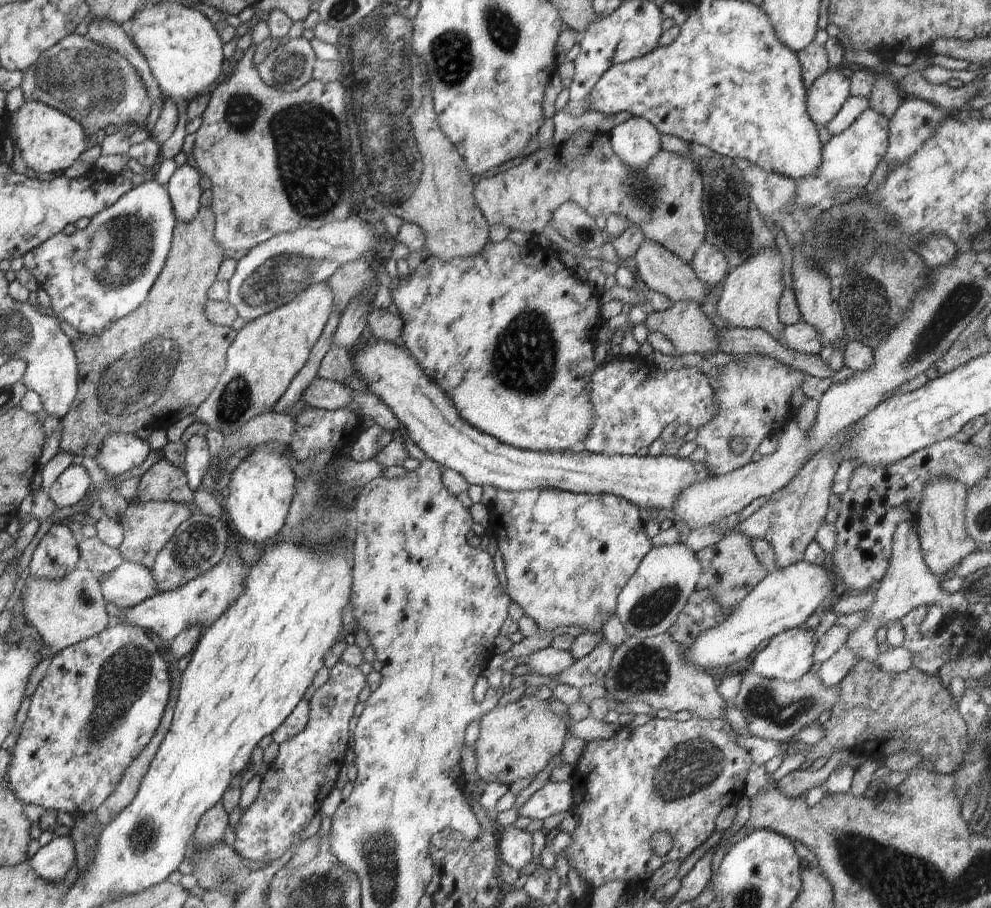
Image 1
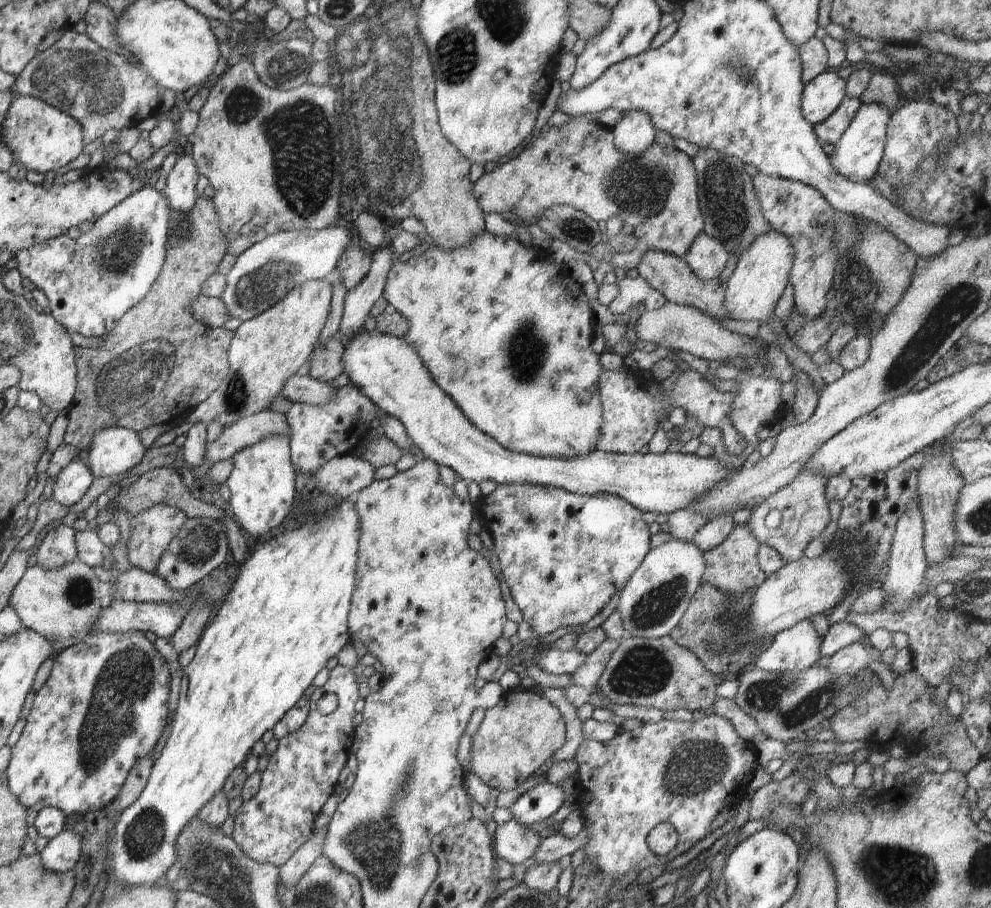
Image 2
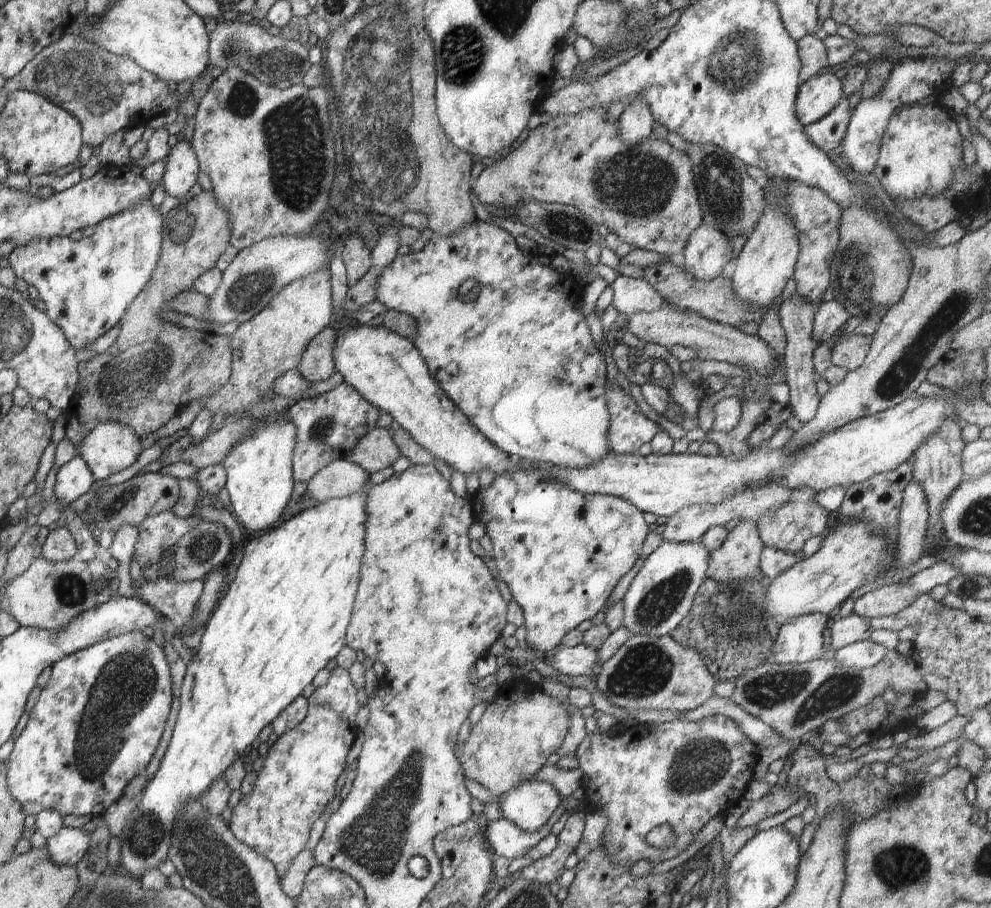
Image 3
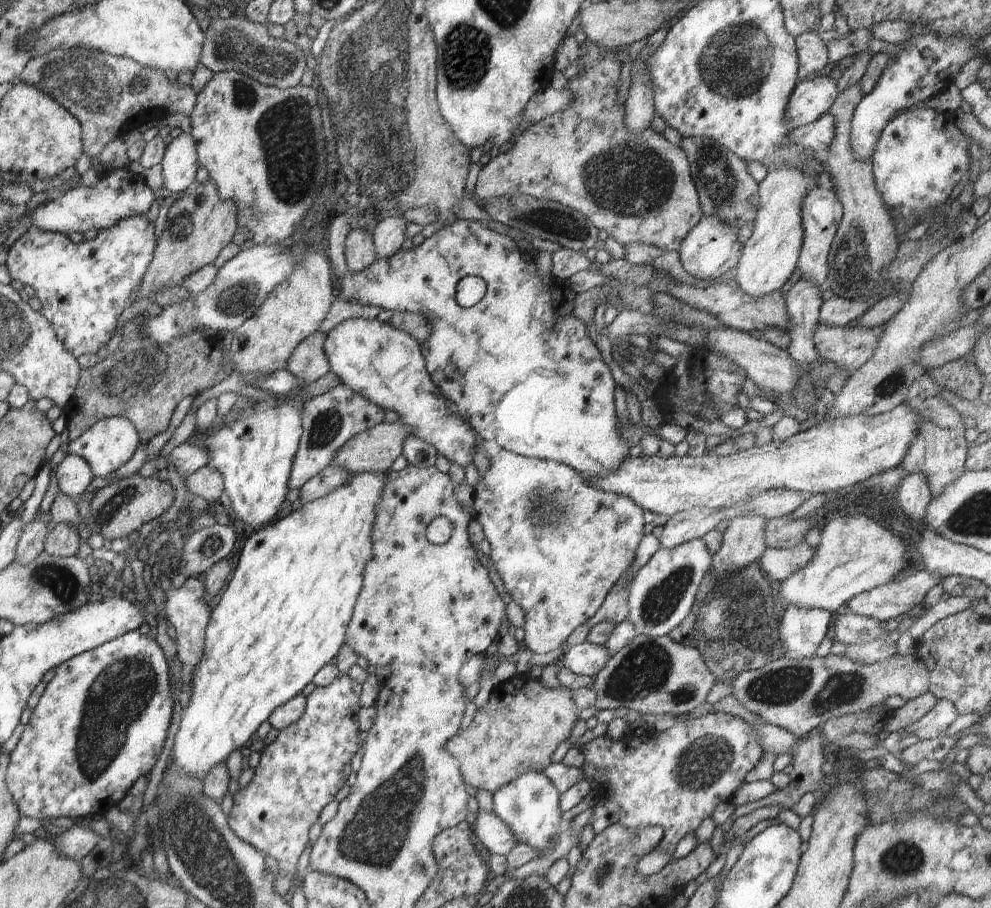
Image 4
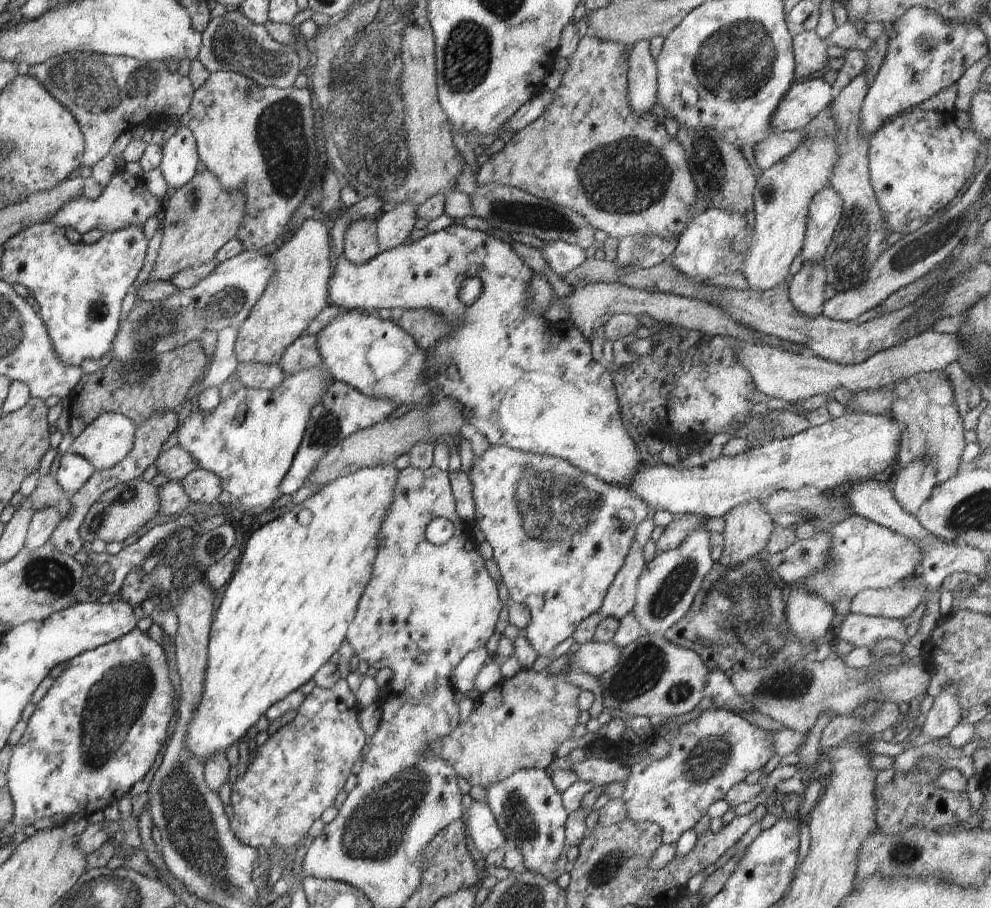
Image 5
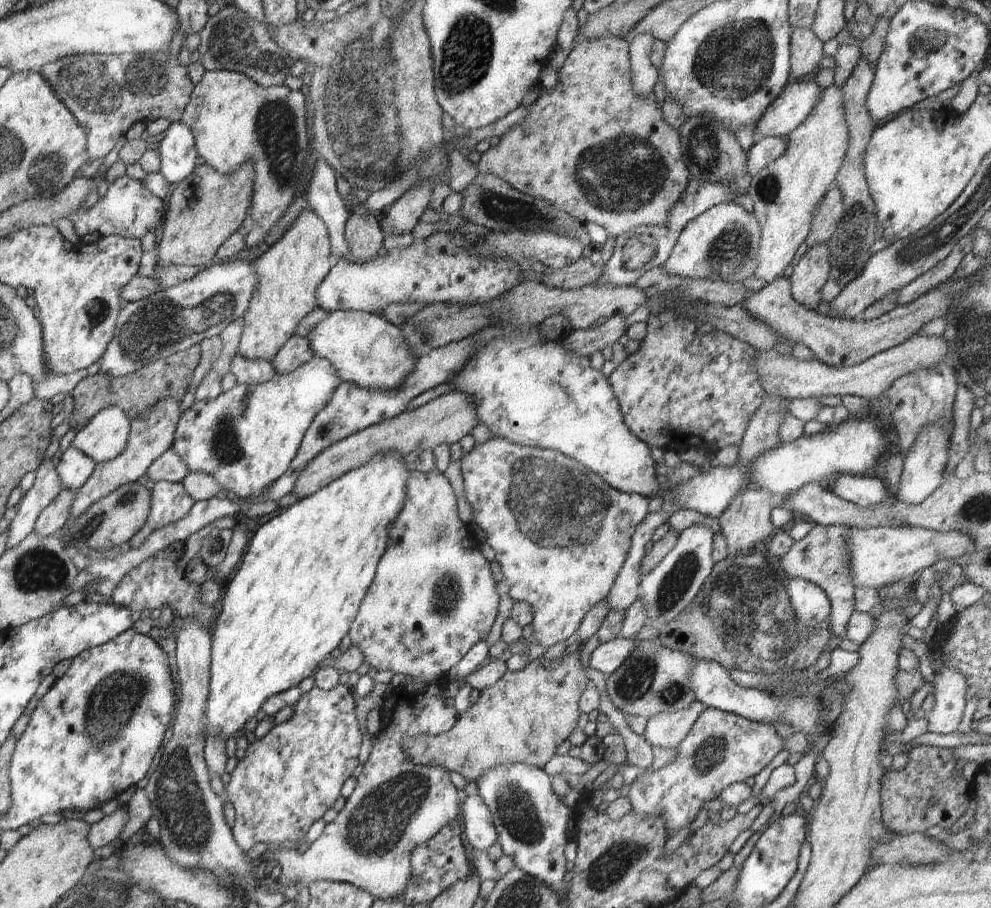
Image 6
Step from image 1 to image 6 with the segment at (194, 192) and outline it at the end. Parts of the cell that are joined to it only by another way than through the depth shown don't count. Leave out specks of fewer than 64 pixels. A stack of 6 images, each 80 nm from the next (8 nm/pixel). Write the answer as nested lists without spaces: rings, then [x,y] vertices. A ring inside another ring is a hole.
[[[182,122],[170,123],[158,148],[161,169],[166,180],[177,186],[196,168],[197,150],[192,131]]]

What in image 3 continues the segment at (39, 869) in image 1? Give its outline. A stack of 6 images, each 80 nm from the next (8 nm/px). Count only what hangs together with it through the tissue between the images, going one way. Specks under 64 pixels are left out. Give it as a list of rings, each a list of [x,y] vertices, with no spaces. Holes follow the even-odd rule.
[[[63,827],[47,839],[50,860],[58,866],[76,866],[88,852],[90,835],[84,829]]]

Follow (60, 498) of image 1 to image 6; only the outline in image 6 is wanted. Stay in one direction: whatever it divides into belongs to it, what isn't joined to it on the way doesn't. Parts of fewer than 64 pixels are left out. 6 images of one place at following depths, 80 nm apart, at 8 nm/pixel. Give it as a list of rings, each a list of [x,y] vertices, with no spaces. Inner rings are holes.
[[[70,446],[61,455],[55,469],[62,479],[63,486],[76,490],[92,476],[95,462],[77,448]]]

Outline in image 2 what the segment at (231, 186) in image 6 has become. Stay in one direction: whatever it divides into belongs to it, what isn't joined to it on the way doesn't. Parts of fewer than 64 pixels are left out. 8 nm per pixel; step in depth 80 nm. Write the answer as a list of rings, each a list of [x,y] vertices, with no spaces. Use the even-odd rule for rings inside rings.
[[[199,197],[190,214],[172,209],[164,266],[146,298],[142,298],[118,320],[116,326],[102,338],[98,348],[74,348],[77,364],[76,396],[66,411],[67,428],[63,442],[76,447],[80,455],[90,450],[92,438],[104,428],[121,426],[137,433],[150,426],[174,424],[204,402],[226,378],[229,370],[228,348],[234,332],[224,327],[215,329],[206,326],[190,312],[192,300],[202,295],[202,284],[218,270],[222,257],[227,253],[228,243],[218,224],[220,220],[212,199]]]

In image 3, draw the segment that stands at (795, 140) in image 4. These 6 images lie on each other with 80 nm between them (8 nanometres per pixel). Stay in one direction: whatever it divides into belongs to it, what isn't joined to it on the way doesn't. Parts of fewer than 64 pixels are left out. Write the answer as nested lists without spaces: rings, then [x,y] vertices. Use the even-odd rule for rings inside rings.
[[[843,97],[832,112],[822,120],[804,126],[810,142],[814,142],[826,155],[828,152],[838,152],[842,140],[847,135],[846,129],[853,114],[854,107]]]

